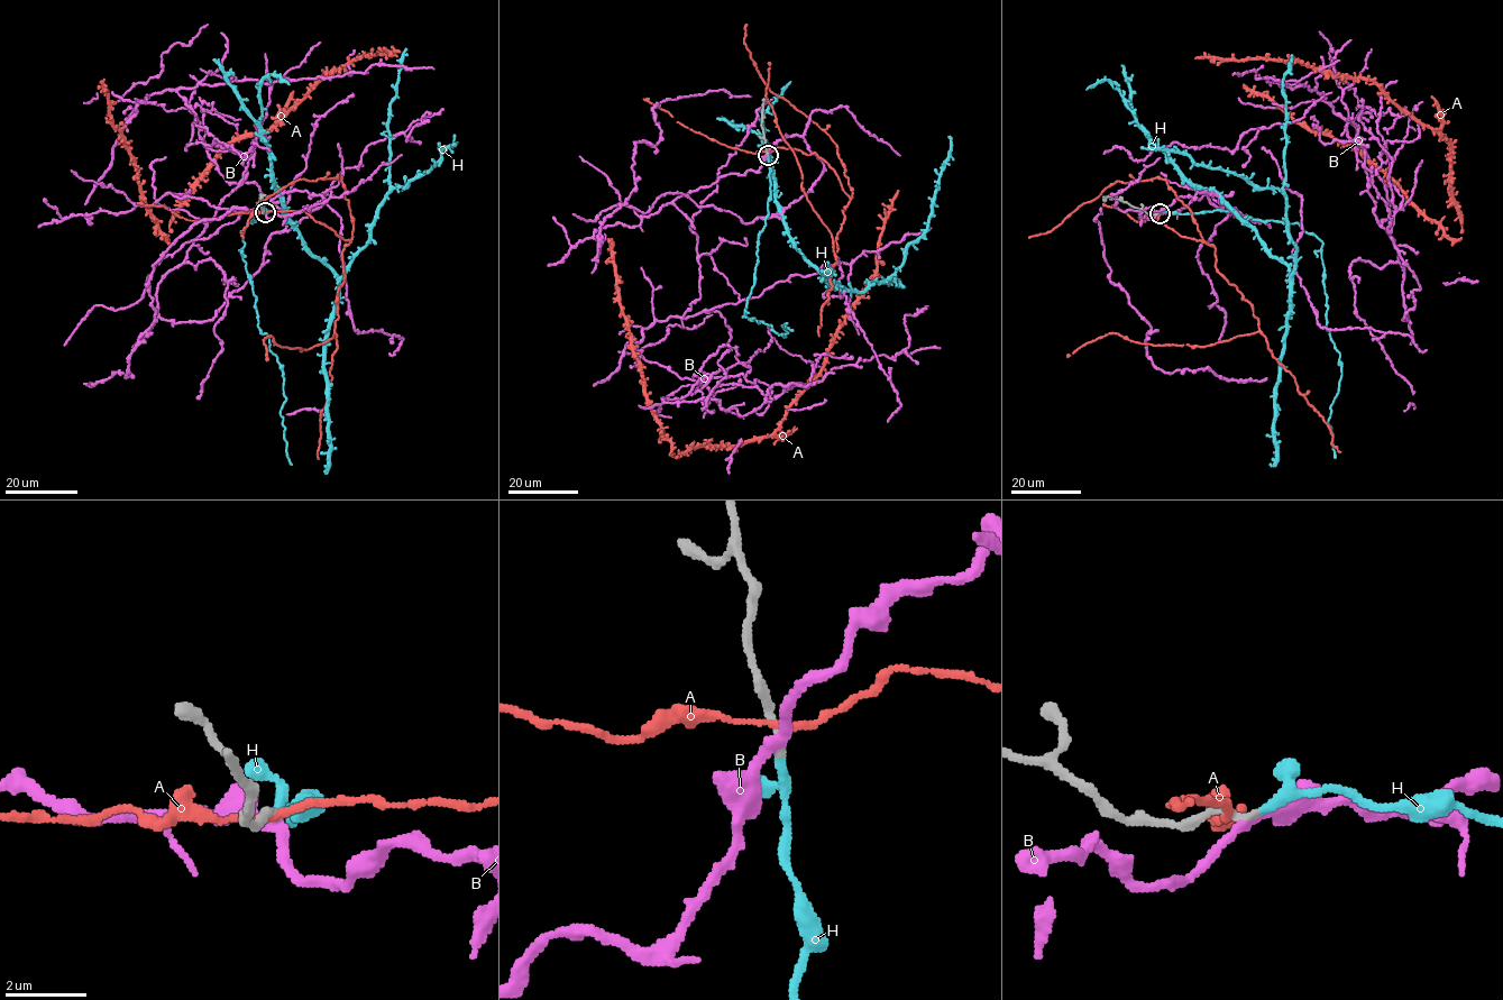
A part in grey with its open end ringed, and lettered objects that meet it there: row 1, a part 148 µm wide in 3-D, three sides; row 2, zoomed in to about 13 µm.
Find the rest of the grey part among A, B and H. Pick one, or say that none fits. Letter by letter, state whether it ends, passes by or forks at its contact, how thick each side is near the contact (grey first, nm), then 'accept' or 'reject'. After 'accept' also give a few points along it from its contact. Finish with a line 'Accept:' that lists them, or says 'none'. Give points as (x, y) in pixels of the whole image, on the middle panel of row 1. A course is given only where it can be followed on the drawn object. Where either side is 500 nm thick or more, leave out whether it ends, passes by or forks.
A: it passes by; 240 nm thick on the grey side, 160 nm on the other; reject
B: it passes by; 200 nm thick on the grey side, 240 nm on the other; reject
H: it passes by; 180 nm thick on the grey side, 180 nm on the other; accept
Accept: H

